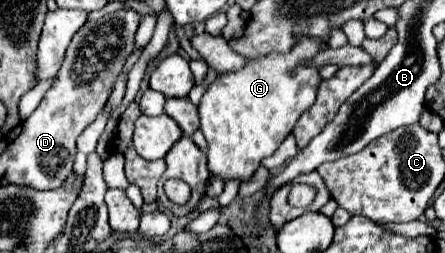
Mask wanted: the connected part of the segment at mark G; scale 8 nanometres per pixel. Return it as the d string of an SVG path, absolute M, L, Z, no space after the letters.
M299 36L291 52L249 60L243 70L219 76L207 88L199 104L199 116L201 132L207 140L207 166L213 176L223 182L247 182L261 166L261 160L277 150L297 118L315 102L321 78L317 68L309 68L303 62L323 48L325 44L317 38Z

